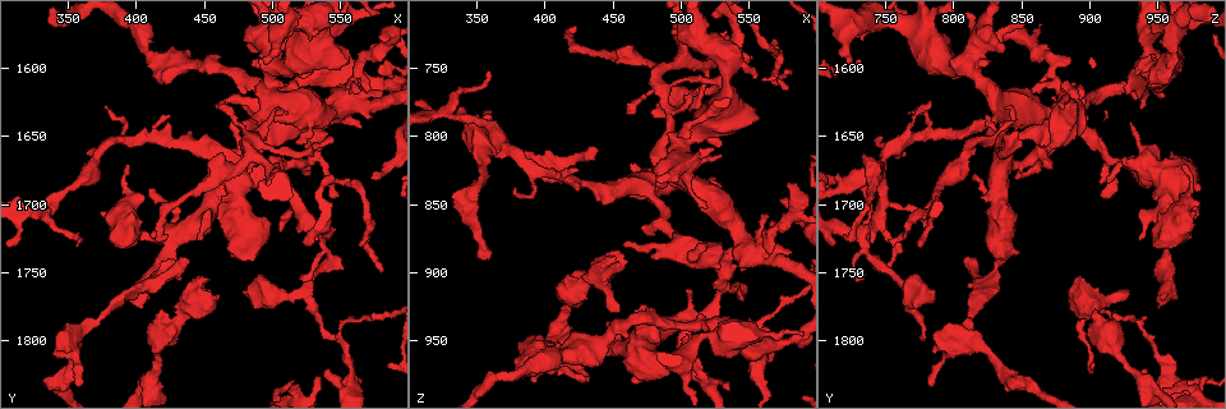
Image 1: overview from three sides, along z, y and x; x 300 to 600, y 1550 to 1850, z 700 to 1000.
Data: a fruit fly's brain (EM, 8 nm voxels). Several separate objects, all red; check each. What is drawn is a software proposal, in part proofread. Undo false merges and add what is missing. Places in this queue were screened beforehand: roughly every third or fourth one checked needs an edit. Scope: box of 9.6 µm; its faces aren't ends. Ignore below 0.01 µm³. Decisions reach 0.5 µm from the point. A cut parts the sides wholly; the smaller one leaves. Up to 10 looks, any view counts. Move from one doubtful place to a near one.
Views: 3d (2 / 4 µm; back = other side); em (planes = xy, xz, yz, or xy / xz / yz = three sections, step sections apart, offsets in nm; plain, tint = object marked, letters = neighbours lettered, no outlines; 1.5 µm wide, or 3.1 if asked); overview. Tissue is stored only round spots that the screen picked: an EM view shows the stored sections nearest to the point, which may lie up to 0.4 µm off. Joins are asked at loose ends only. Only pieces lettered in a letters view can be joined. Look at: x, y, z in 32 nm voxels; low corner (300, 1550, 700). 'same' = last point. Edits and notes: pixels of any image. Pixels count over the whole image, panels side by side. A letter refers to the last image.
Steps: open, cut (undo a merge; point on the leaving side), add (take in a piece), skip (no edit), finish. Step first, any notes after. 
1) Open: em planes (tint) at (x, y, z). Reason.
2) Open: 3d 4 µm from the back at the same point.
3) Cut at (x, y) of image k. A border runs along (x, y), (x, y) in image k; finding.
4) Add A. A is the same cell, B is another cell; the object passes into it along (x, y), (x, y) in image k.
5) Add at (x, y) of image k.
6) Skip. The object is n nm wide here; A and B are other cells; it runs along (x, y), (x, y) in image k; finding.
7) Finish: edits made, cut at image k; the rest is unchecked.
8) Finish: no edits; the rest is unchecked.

Open: 3d 4 µm at (430, 1740, 836). Thin end.

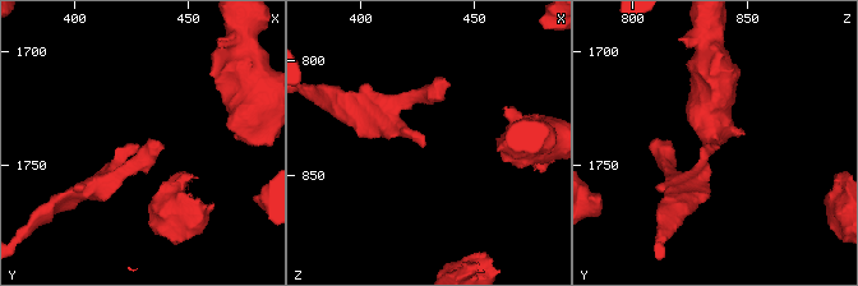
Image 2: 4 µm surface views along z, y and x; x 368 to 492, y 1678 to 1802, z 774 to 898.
Open: em xy step 8 (letters) at (429, 1741, 837).

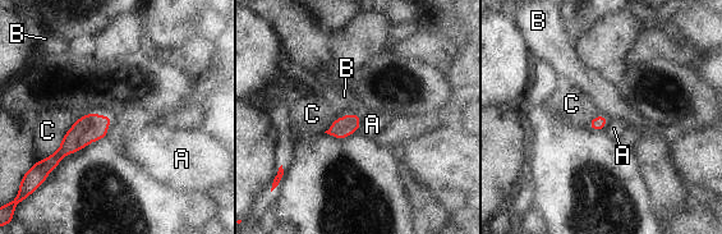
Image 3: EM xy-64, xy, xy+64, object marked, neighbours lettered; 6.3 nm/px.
Open: em planes (letters) at the same point.

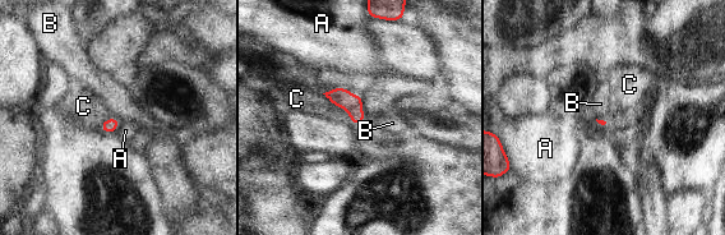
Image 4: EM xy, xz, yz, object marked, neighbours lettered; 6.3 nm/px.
Skip. A, B and C are other cells; none of them fits.

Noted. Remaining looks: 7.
Open: em yz step 8 (letters) at (538, 1822, 938). Branch stops here.

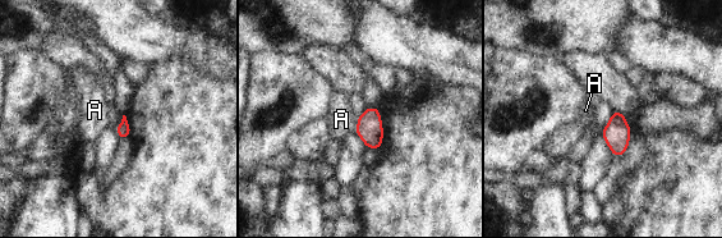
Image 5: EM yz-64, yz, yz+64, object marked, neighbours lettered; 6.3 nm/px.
Add A. A is the same cell; the object passes into it along (369, 129), (357, 124), (341, 119) in image 5; the neuron continues.

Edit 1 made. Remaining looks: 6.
Open: overview.

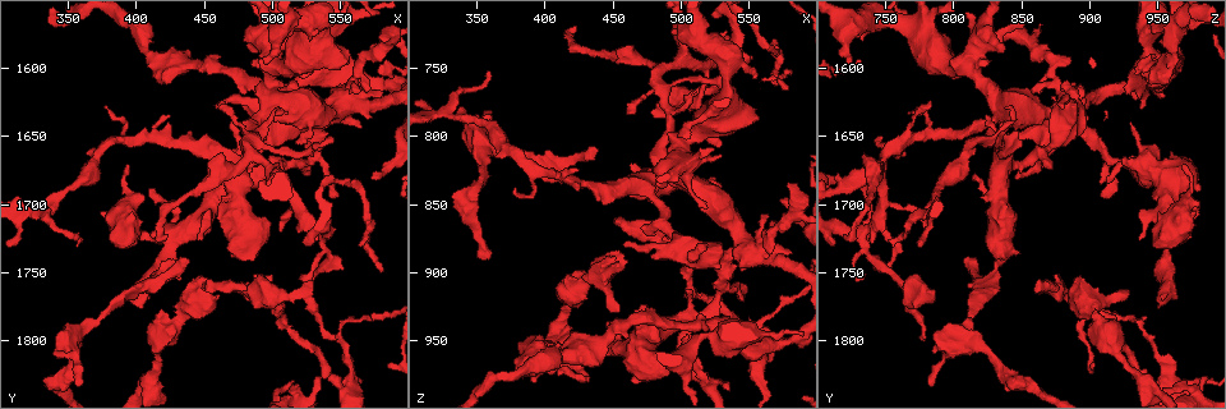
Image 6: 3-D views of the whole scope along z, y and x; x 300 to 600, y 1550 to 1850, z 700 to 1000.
Open: em yz step 8 (letters) at (462, 1624, 782). Tapers out.

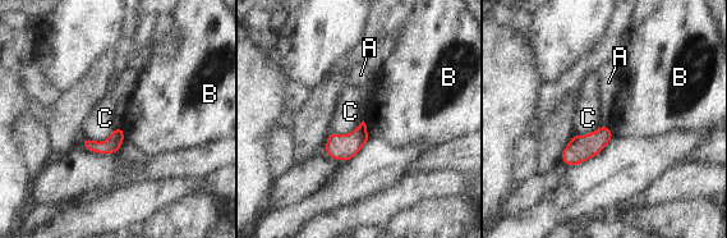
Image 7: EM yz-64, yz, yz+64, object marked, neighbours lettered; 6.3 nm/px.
Open: em planes (letters) at the same point. Cut it another way.

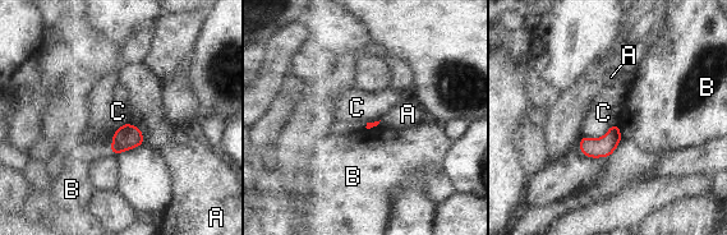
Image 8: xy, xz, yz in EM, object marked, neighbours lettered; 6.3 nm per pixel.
Skip. A, B and C are other cells; no lettered piece goes on from it.

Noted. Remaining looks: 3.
Open: 3d 2 µm from the back at (562, 1606, 872). Abrupt turn.

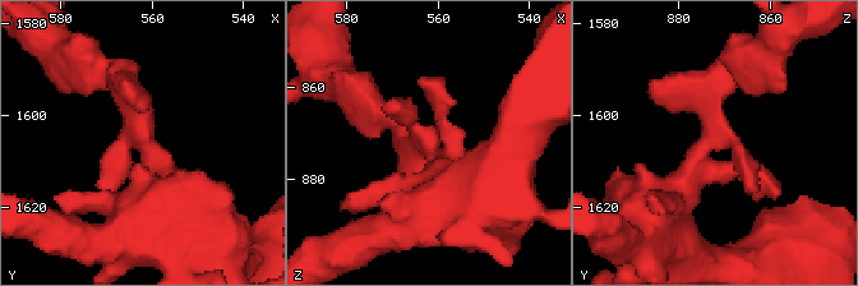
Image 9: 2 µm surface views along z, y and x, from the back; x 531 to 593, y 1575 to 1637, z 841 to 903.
Open: em planes (letters) at (561, 1605, 874). Now the EM.

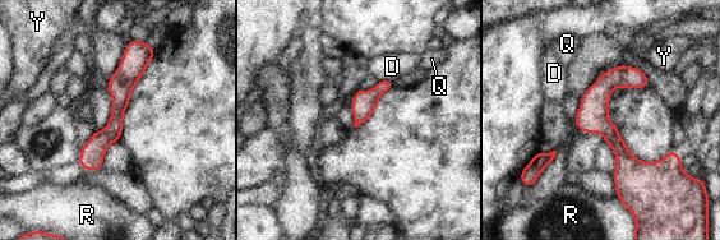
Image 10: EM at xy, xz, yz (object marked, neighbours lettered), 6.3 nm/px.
Skip. The longest contact is with D, 90 nm; D, Q, R and Y are other cells; one neuron here.

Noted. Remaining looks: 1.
Finish: edits made, add at image 5; the rest is unchecked.

